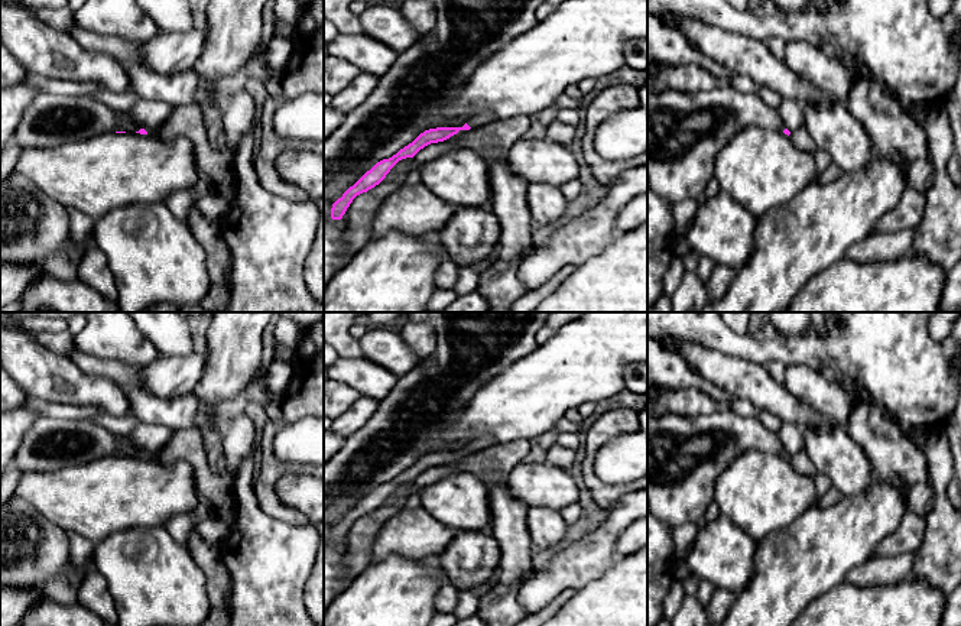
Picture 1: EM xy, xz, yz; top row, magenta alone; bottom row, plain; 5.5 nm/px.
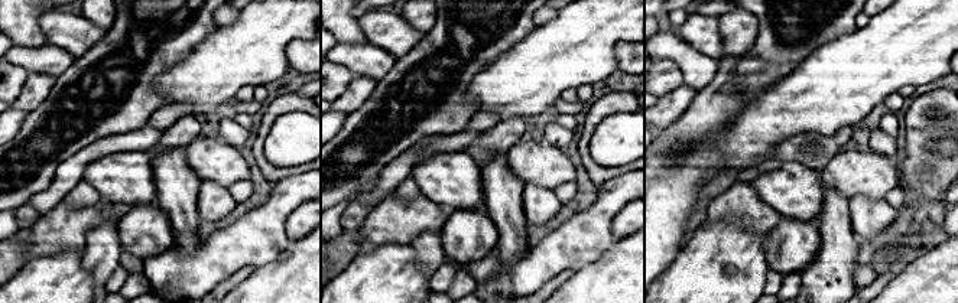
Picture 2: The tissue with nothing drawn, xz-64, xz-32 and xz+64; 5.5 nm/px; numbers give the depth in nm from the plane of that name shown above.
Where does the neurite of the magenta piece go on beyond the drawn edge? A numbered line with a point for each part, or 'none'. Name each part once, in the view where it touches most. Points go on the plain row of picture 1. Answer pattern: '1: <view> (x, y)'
1: xz (483, 443)

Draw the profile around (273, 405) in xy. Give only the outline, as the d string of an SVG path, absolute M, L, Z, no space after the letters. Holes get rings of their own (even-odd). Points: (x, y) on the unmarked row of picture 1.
M260 366L253 376L253 382L256 382L267 396L266 403L264 403L267 418L272 421L280 419L282 409L283 409L283 393L272 392L269 389L267 367Z

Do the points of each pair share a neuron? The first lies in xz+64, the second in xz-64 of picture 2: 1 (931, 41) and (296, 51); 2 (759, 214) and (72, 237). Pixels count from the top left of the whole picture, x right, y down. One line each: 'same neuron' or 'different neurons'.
1: different neurons
2: same neuron

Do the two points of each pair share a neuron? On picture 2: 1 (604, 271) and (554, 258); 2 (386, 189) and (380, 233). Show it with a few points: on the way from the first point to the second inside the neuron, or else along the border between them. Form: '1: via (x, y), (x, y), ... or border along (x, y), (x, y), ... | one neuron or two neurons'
1: border along (613, 246), (575, 271) | two neurons
2: border along (390, 194), (373, 207) | two neurons

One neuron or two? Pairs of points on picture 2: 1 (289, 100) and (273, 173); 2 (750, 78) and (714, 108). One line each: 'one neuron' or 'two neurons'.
1: one neuron
2: one neuron

